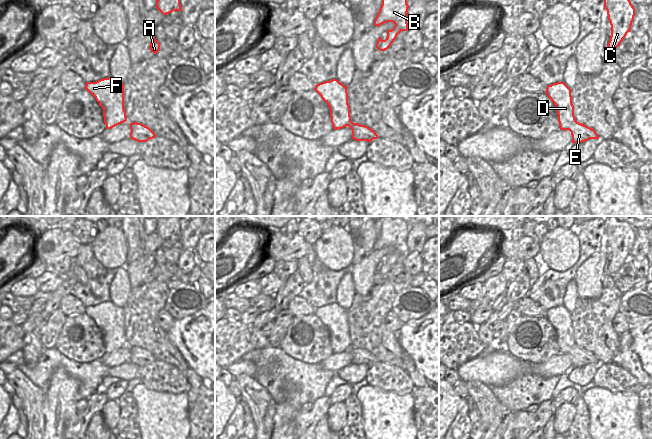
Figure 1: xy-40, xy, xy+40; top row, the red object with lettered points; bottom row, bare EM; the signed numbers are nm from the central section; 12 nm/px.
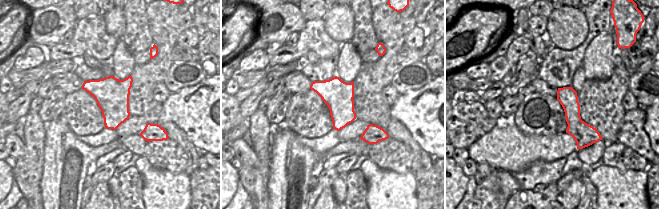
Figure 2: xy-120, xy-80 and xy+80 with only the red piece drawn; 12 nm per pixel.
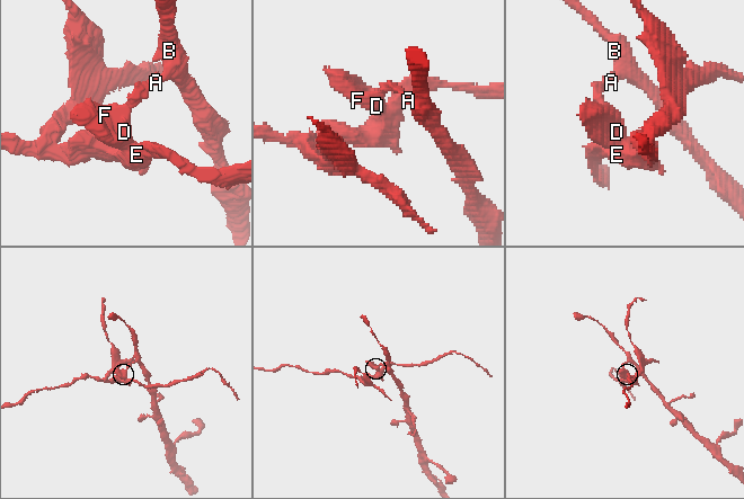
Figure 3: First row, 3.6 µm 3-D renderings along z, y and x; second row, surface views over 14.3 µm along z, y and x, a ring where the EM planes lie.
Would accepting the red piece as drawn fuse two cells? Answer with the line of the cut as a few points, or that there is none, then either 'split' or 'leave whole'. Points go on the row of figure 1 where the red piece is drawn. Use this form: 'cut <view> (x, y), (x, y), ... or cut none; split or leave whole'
cut xy (385, 39), (389, 46); split

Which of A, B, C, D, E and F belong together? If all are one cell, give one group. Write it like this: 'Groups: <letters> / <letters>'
Groups: A D E F / B C.

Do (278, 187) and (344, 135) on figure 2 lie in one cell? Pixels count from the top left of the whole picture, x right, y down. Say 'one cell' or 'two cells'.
two cells

